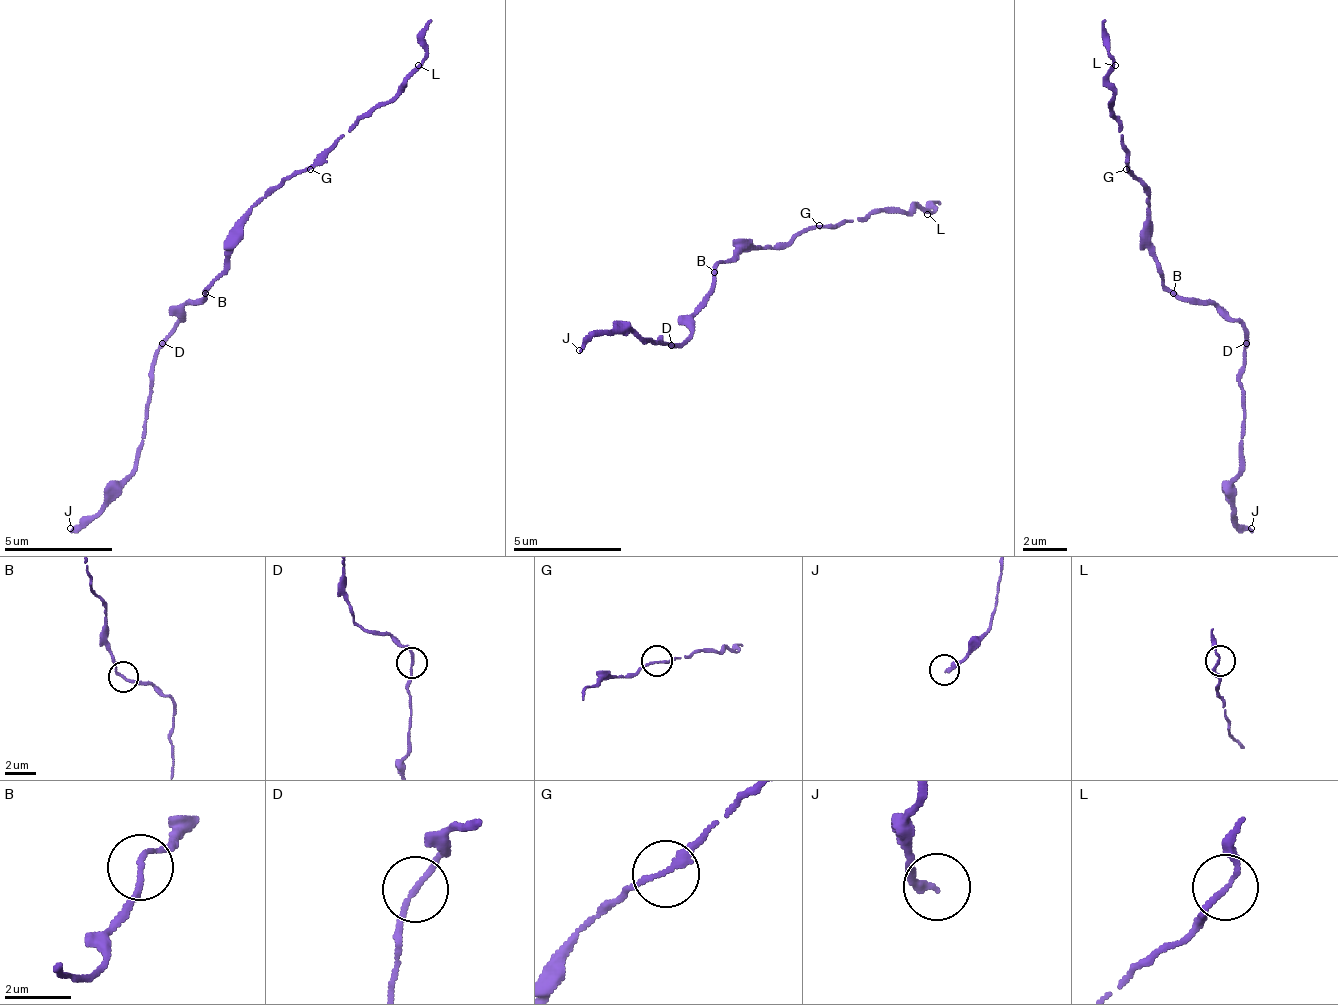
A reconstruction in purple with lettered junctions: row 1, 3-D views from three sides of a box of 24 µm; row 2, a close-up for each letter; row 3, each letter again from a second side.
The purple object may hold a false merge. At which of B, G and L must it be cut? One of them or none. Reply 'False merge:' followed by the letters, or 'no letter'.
False merge: no letter

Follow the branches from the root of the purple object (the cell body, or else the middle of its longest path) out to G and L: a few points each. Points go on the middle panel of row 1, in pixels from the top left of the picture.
G: (721, 263), (726, 263), (742, 247), (786, 247), (802, 230), (819, 225)
L: (721, 263), (742, 247), (786, 247), (802, 230), (846, 219), (911, 214), (917, 208), (927, 214)

